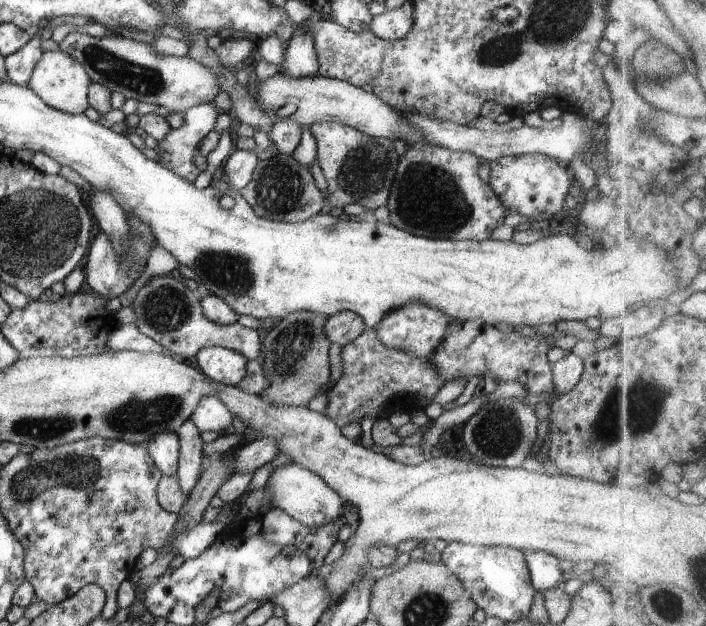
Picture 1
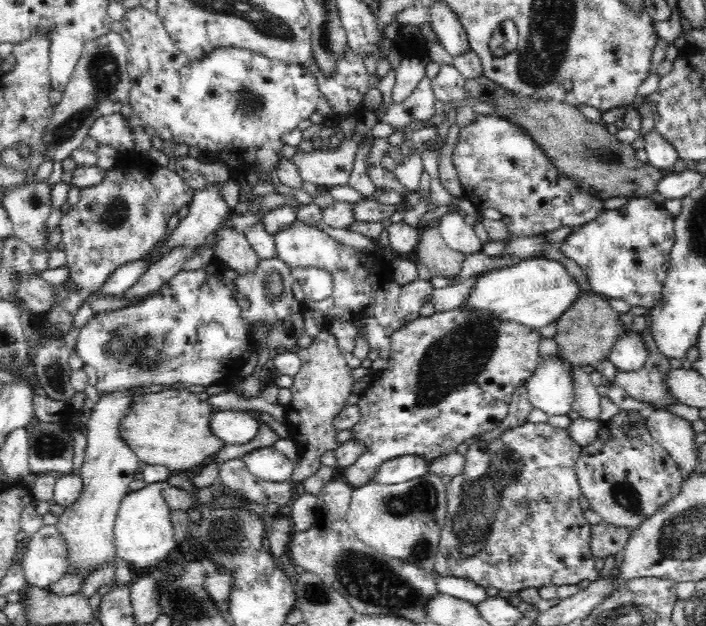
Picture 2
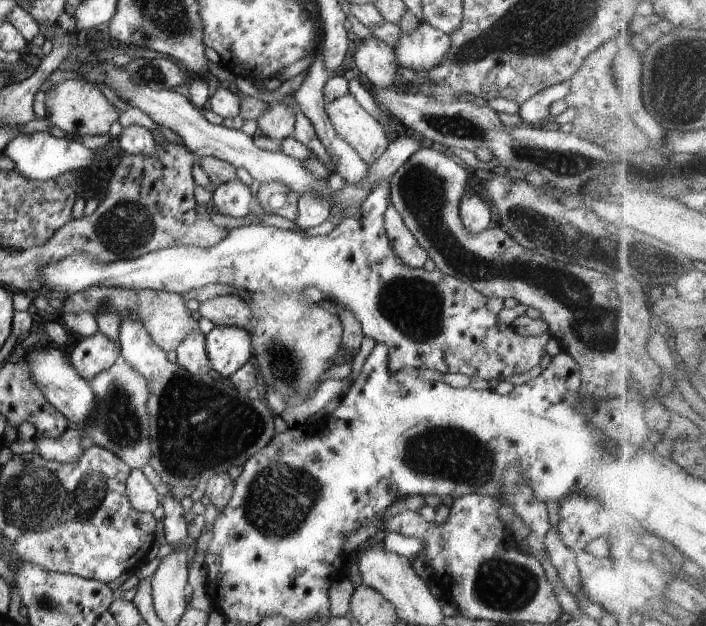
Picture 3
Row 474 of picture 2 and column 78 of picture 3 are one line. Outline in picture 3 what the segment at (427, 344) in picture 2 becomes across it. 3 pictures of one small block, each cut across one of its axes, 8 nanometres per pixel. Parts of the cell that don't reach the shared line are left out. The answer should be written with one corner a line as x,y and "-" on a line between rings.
98,330
84,337
70,351
71,365
86,380
110,368
121,356
121,344

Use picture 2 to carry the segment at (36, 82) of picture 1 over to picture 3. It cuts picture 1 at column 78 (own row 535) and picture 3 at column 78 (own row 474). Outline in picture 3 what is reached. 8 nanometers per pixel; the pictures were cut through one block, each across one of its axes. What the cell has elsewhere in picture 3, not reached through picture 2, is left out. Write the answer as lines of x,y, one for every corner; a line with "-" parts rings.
70,79
54,85
45,92
46,117
50,122
64,130
66,136
83,138
86,134
90,136
109,132
110,126
118,121
121,112
115,108
106,96
94,83
84,79

